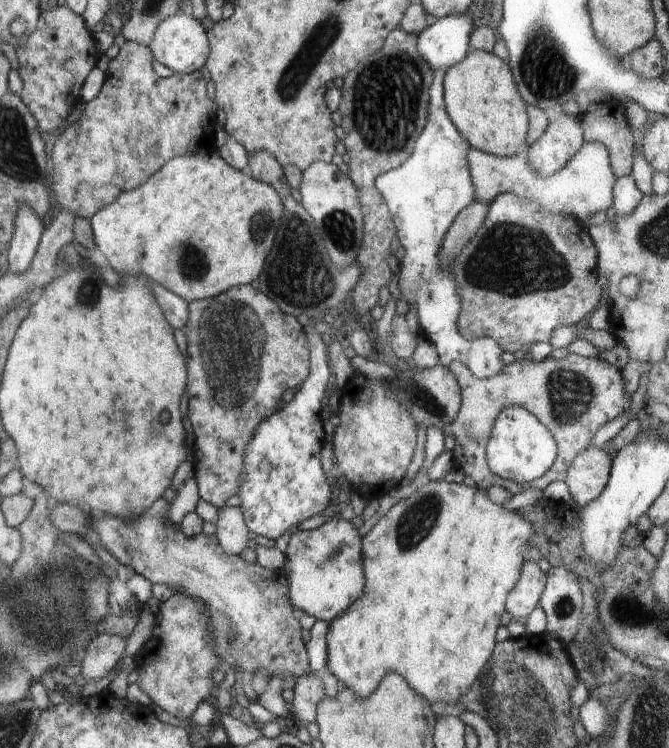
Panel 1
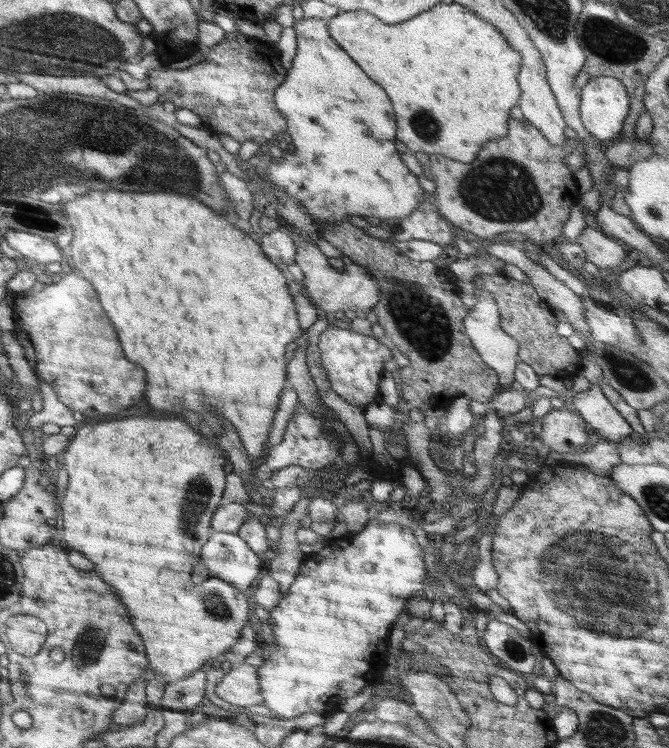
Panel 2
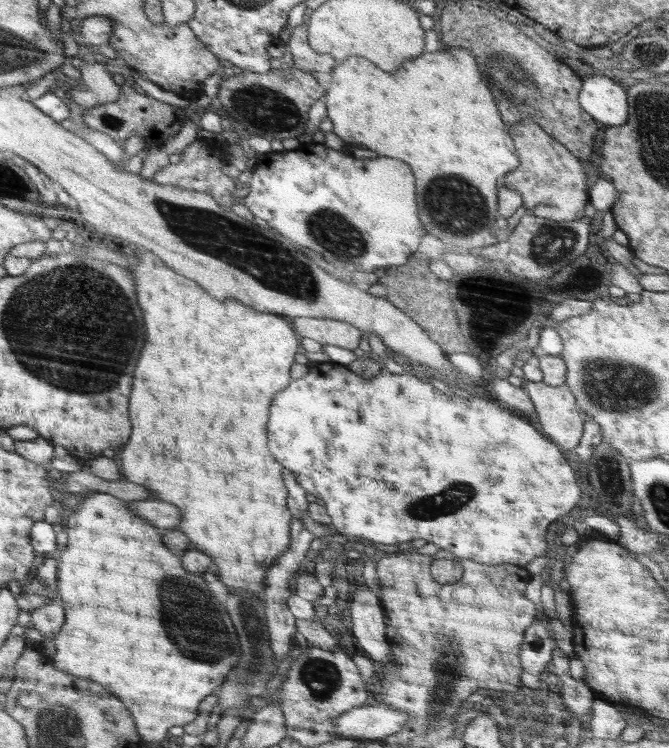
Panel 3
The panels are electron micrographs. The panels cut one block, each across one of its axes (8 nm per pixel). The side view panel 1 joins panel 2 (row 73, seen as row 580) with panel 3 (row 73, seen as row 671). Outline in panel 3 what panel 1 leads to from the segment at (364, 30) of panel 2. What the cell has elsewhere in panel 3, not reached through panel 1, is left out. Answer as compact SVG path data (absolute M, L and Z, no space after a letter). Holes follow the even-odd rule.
M448 47L442 48L440 51L428 53L426 51L420 53L412 59L408 59L396 69L394 73L388 73L384 69L378 68L372 61L365 59L362 56L350 55L344 59L342 63L336 63L332 69L332 81L330 88L325 92L326 108L328 118L333 123L333 131L336 136L339 136L346 144L354 142L354 144L364 144L366 148L378 152L380 156L392 156L398 160L404 160L414 176L416 176L416 200L418 200L418 212L420 212L420 222L425 228L425 233L430 233L434 237L440 239L446 247L456 246L458 248L465 248L471 251L481 250L486 246L496 245L498 240L494 236L496 229L495 222L500 218L497 210L497 190L503 177L508 172L514 171L520 159L518 159L518 151L514 147L514 141L510 137L509 127L498 111L498 105L494 101L494 95L488 87L488 83L482 79L480 71L478 71L478 63L476 63L475 56L468 50L462 47Z

